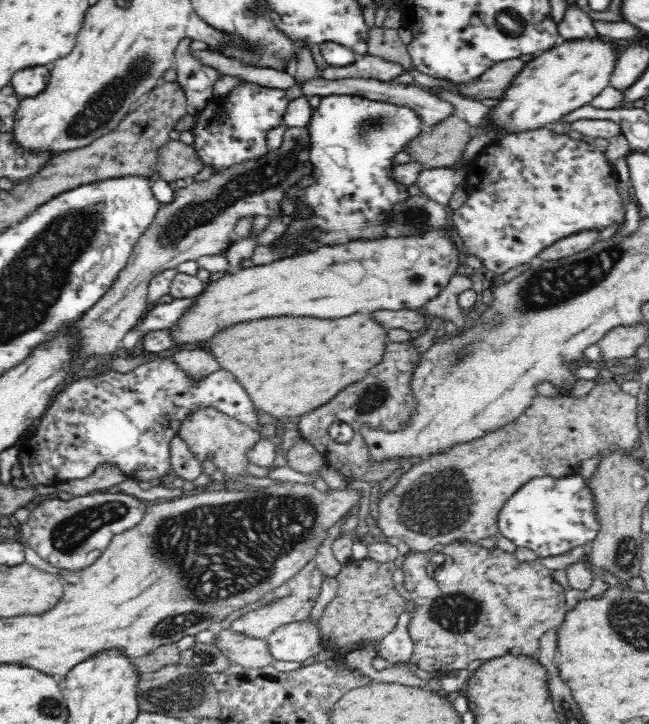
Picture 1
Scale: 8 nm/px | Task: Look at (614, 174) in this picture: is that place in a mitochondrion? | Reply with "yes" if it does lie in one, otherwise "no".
no

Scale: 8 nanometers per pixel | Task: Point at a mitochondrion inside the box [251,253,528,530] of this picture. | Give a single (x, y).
(374, 394)

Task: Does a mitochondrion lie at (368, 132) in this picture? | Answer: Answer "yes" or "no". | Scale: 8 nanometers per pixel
yes

